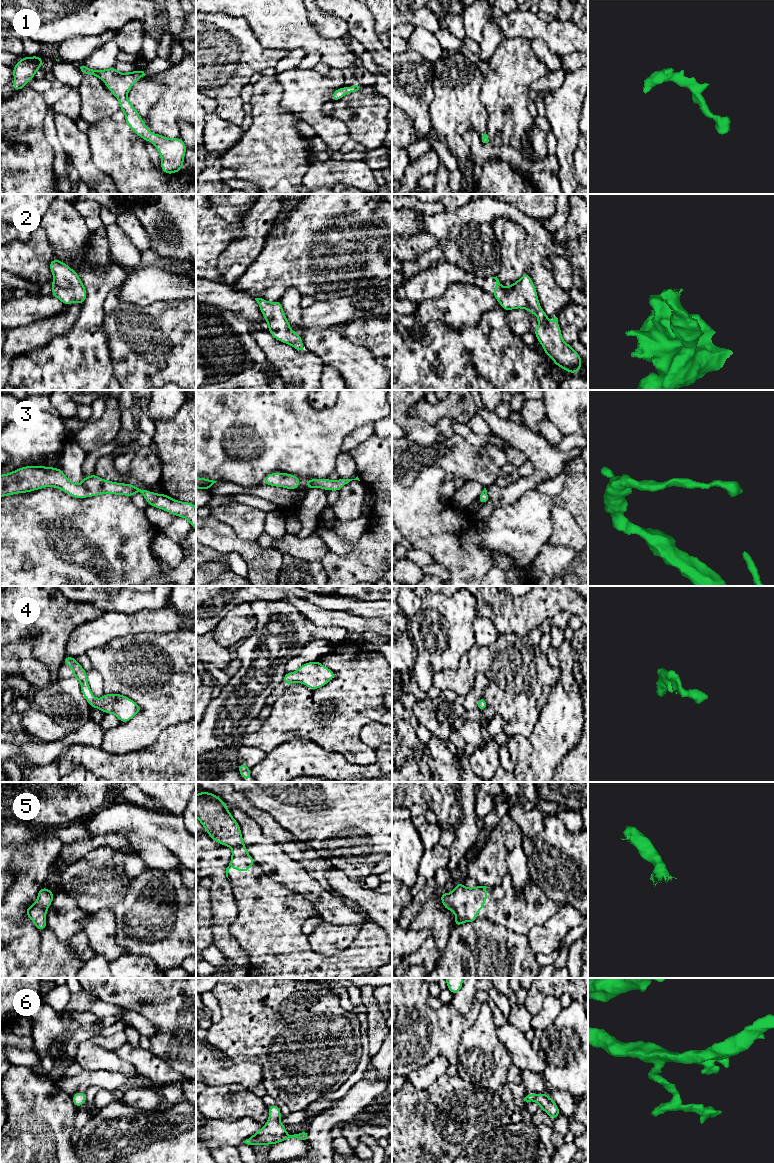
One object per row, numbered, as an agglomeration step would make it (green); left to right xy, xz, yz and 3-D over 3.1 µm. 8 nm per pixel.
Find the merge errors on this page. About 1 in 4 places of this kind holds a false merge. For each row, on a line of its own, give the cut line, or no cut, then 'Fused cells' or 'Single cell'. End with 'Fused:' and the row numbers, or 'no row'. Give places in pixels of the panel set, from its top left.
1: No split. Single cell
2: No split. Single cell
3: No split. Single cell
4: No split. Single cell
5: No split. Single cell
6: No split. Single cell
Fused: no row

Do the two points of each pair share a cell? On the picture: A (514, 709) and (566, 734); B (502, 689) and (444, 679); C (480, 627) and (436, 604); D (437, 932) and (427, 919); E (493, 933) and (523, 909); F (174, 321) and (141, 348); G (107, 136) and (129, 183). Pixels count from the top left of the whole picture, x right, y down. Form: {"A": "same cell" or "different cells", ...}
{"A": "different cells", "B": "same cell", "C": "different cells", "D": "same cell", "E": "different cells", "F": "same cell", "G": "same cell"}

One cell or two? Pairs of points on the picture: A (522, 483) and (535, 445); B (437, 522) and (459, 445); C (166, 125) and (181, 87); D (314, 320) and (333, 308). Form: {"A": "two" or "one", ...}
{"A": "one", "B": "two", "C": "one", "D": "one"}

